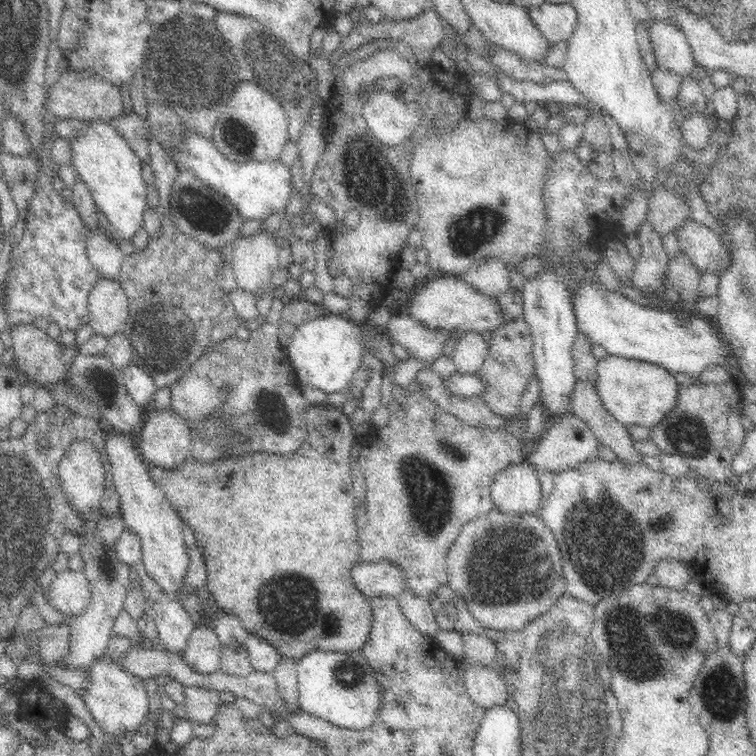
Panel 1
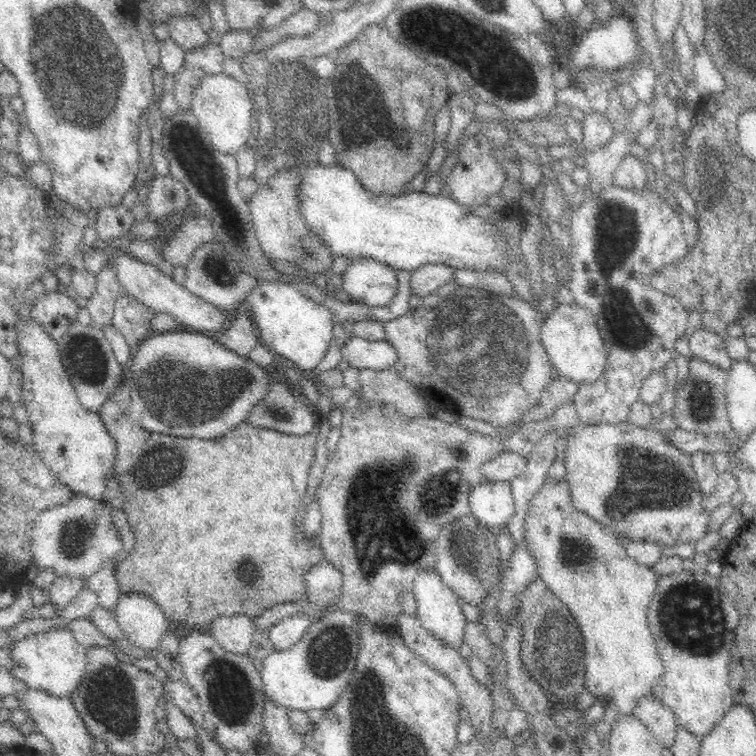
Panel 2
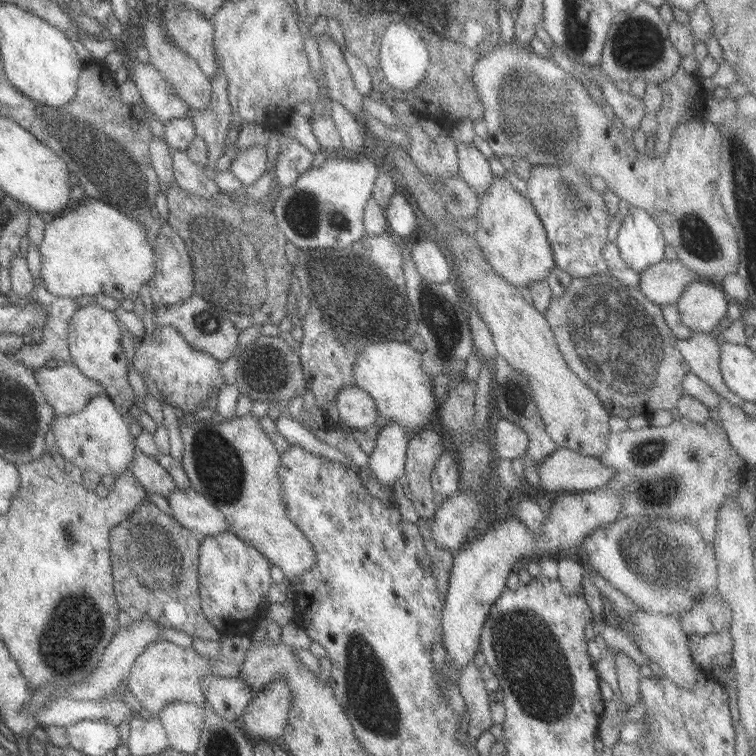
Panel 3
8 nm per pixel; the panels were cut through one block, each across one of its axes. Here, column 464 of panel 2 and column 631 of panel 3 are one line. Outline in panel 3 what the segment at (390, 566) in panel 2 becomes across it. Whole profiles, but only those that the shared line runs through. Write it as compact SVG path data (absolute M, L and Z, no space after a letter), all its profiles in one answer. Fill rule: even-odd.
M677 418L673 420L669 426L663 428L641 428L641 430L623 430L623 432L615 432L607 436L605 442L605 452L603 456L599 456L597 460L601 460L609 470L613 470L613 478L607 486L603 486L605 490L611 490L613 494L617 494L623 500L621 506L621 516L623 518L631 518L631 516L639 516L639 518L667 518L667 520L679 520L679 522L689 522L693 526L697 526L701 538L711 544L713 536L715 536L715 528L717 528L717 514L721 510L721 506L725 504L725 500L735 500L737 490L741 486L741 474L743 470L739 468L747 468L747 464L737 456L737 452L731 448L725 430L715 424L713 420L705 422L705 424L695 424L689 422L685 418ZM655 486L663 486L661 496L653 498Z

